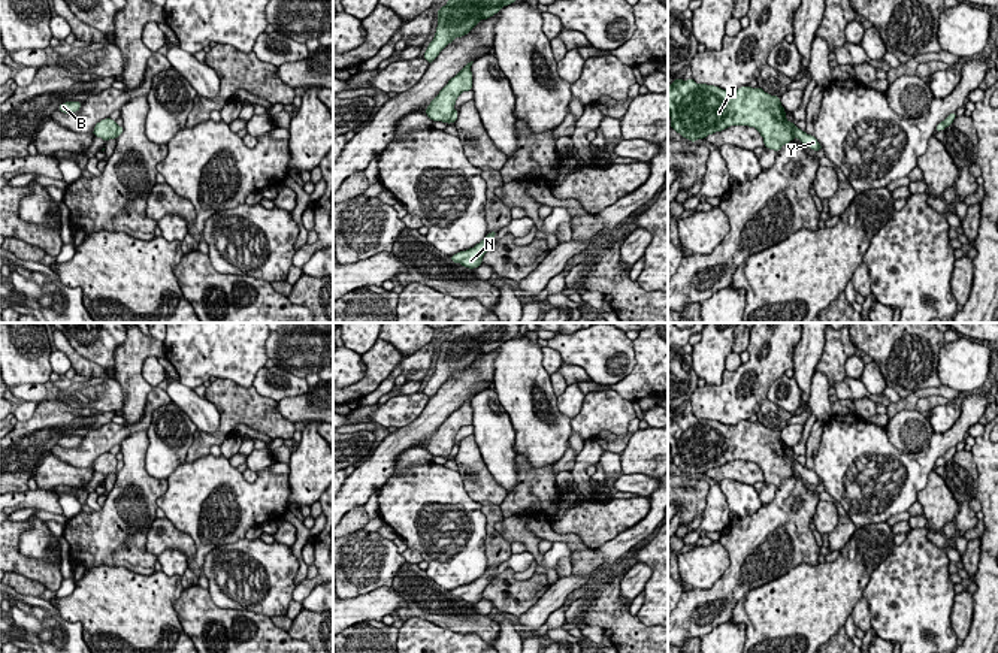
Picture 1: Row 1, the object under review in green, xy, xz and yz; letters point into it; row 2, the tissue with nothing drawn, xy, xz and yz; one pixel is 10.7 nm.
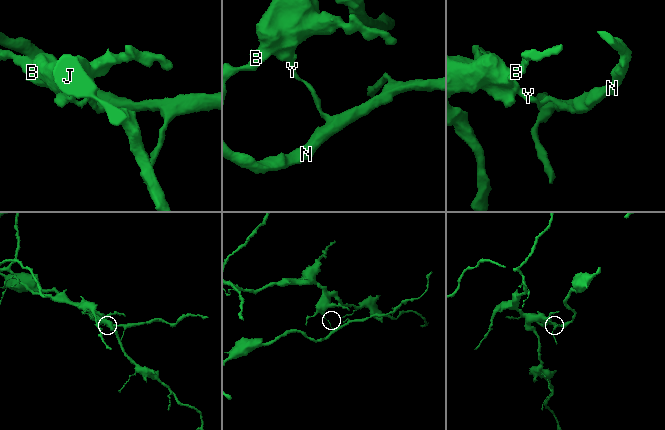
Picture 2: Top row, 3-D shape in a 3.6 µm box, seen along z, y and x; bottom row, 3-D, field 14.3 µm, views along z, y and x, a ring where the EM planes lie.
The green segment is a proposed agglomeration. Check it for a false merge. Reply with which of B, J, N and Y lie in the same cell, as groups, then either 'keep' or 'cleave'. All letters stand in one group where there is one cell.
B J / N Y; cleave

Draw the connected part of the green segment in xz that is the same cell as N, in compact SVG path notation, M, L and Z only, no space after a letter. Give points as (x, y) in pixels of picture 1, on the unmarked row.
M496 565L490 566L474 583L453 589L451 596L460 598L462 601L469 602L469 604L478 602L483 598L483 592L487 587L487 584L493 580L493 574L496 568L498 568Z

